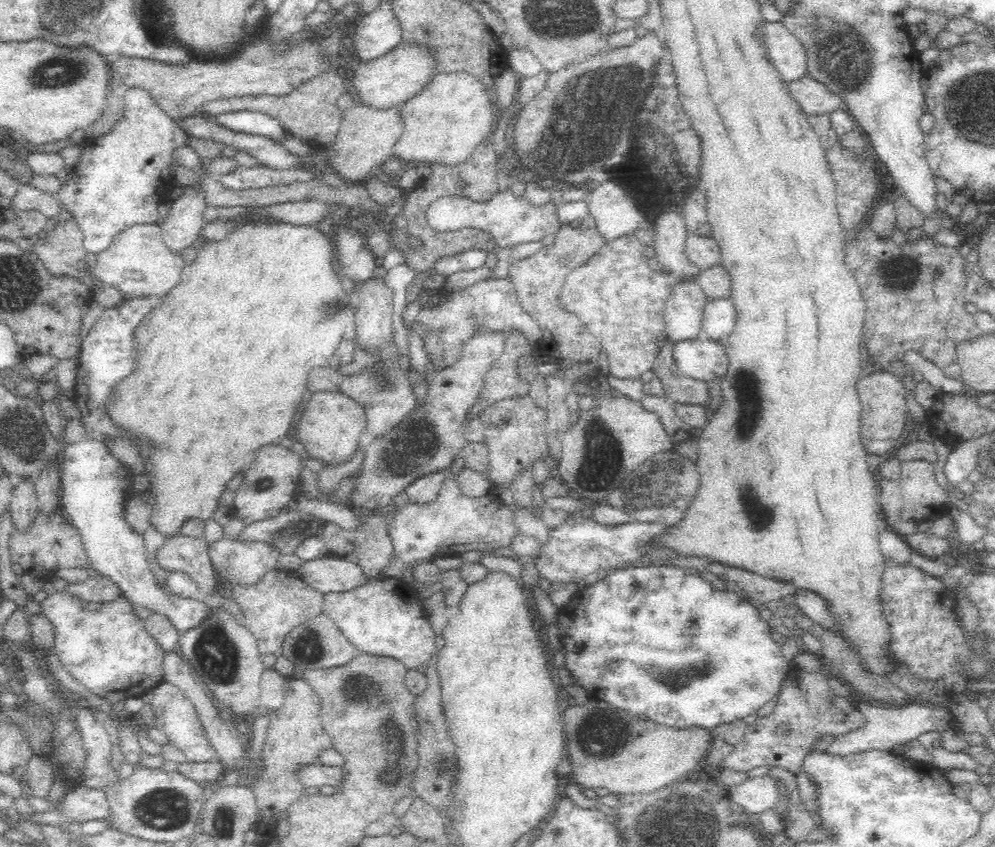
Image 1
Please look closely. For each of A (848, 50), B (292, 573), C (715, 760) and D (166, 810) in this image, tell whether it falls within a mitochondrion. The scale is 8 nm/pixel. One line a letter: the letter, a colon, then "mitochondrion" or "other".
A: mitochondrion
B: other
C: other
D: mitochondrion

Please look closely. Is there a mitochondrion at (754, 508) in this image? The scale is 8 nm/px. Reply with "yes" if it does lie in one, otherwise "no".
yes

